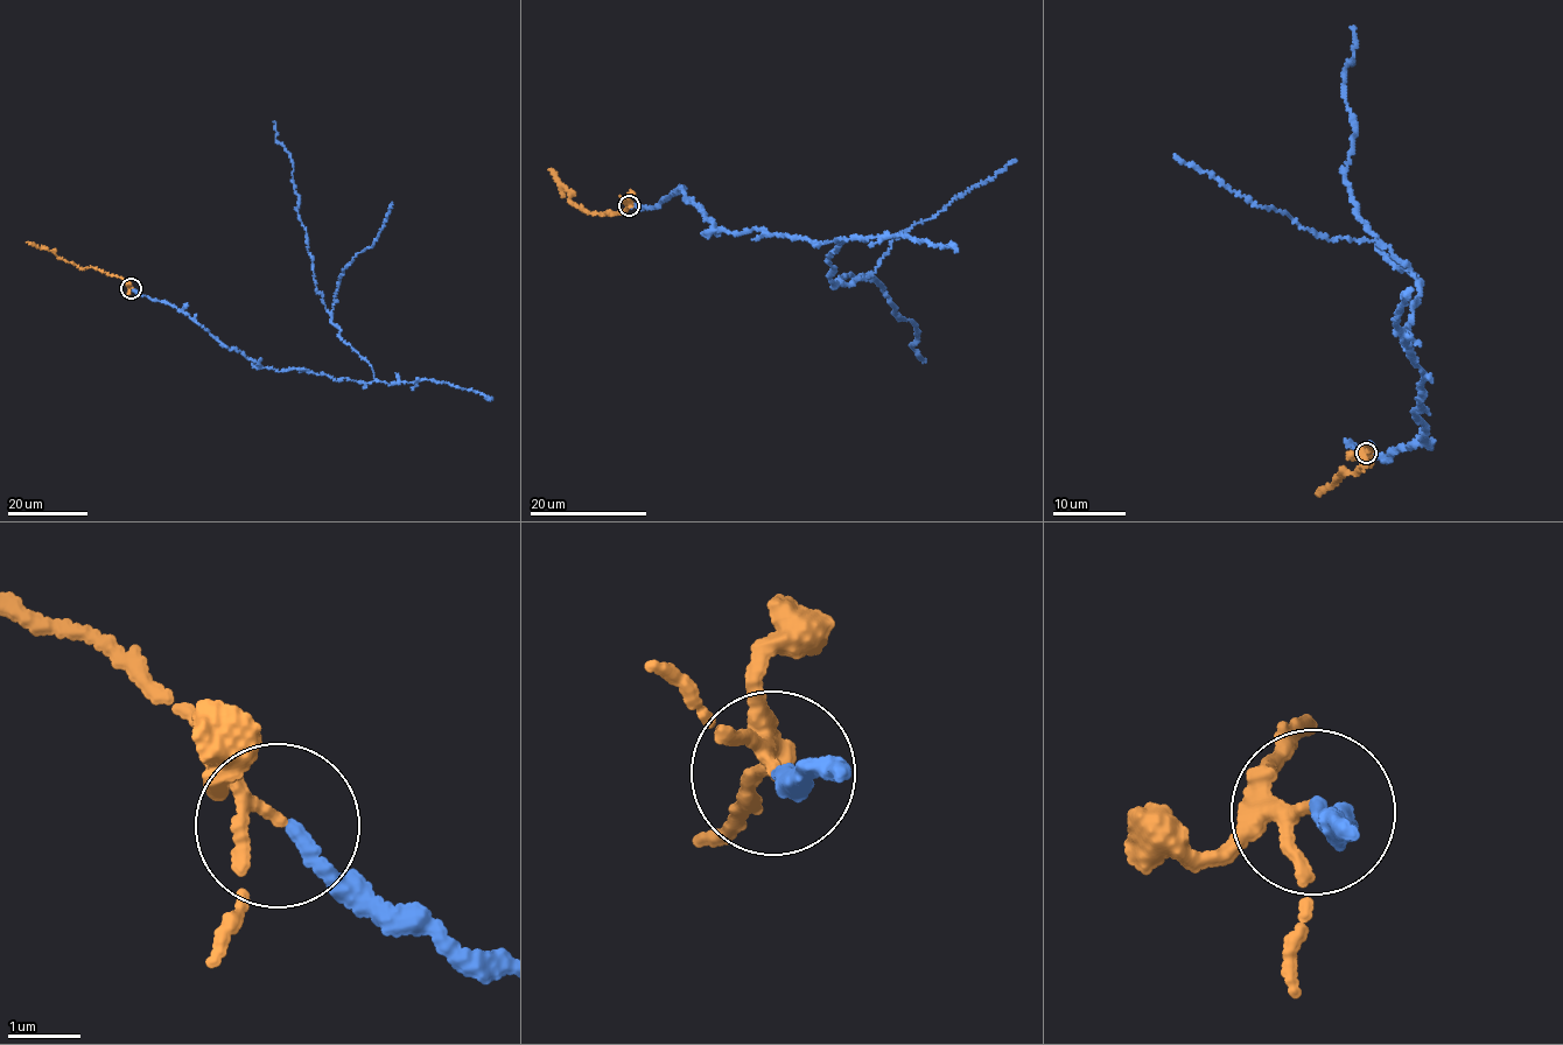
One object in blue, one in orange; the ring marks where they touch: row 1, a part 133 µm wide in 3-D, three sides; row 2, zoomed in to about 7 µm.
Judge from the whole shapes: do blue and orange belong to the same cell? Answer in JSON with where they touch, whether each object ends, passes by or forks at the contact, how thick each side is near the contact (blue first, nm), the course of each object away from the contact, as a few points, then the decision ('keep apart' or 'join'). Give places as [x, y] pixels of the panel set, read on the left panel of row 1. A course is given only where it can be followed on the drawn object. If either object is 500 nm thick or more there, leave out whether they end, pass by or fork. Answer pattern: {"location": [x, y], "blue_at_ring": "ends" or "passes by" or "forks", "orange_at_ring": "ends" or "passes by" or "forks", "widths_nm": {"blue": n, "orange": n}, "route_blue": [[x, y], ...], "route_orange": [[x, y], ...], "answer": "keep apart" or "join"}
{"location": [131, 288], "blue_at_ring": "ends", "orange_at_ring": "passes by", "widths_nm": {"blue": 180, "orange": 130}, "route_blue": [[132, 287], [187, 314], [261, 367], [375, 380], [317, 292], [293, 162], [273, 121]], "route_orange": [[131, 288], [119, 276], [91, 267], [84, 268], [27, 242]], "answer": "join"}

